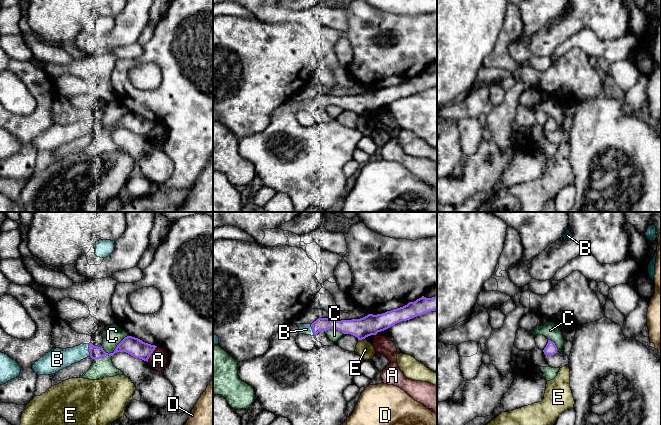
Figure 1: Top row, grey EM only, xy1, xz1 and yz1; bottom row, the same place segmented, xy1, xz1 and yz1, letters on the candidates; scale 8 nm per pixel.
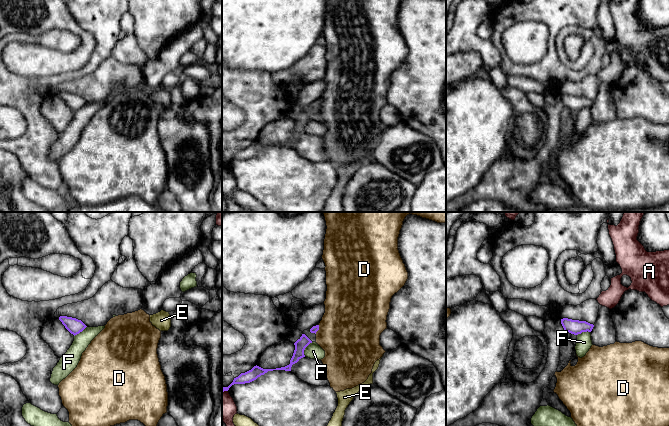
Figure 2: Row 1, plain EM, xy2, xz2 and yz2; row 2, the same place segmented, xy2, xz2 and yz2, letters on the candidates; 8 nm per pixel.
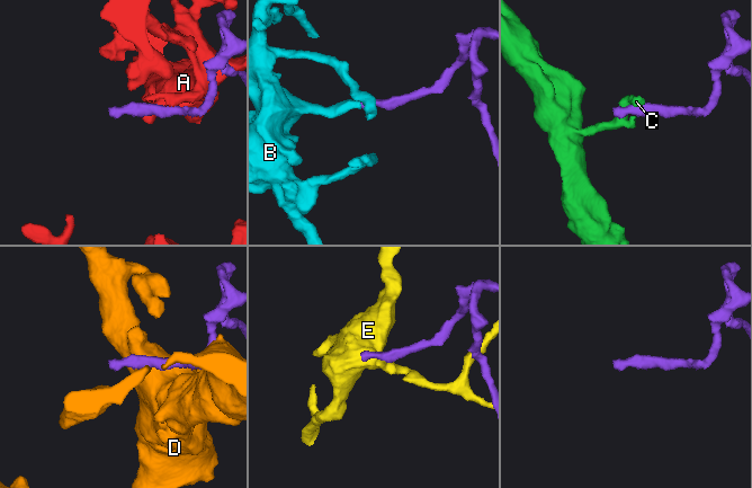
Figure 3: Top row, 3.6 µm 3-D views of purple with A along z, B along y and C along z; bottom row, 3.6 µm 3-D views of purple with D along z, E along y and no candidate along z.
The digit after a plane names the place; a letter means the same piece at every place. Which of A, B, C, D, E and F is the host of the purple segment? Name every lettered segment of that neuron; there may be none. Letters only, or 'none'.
B

